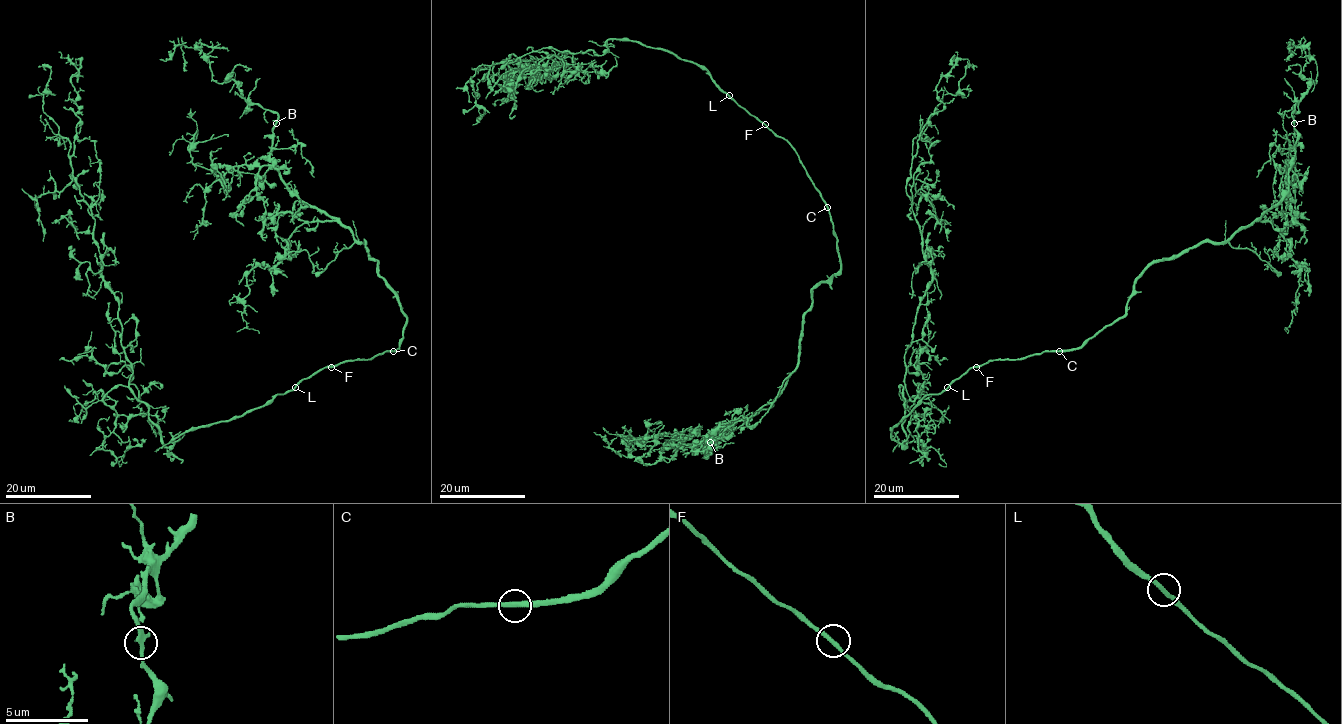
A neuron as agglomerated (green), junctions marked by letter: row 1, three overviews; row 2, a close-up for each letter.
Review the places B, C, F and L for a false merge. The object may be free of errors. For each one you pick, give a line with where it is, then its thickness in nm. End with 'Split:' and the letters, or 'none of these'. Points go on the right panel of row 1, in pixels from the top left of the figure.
Split: none of these

